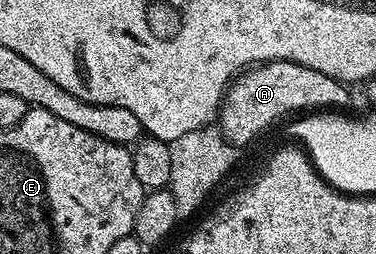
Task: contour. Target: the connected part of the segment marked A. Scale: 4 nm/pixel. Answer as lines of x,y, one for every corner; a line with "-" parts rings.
267,61
239,72
231,80
216,121
231,144
244,147
257,139
261,129
268,128
281,117
289,118
303,111
349,110
350,93
346,89
349,88
343,82
332,79
332,75
324,75
324,71
312,71
312,67
291,61

